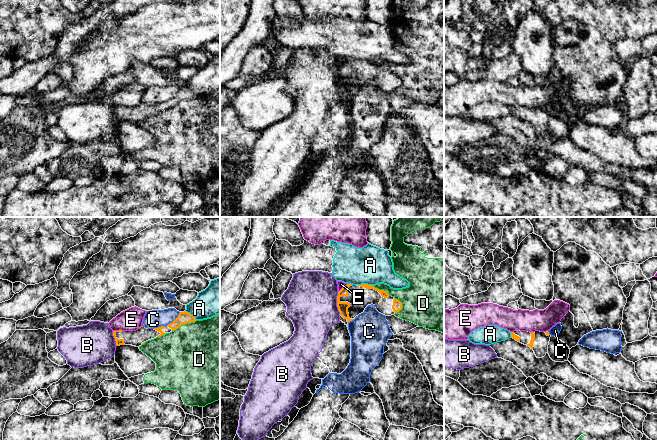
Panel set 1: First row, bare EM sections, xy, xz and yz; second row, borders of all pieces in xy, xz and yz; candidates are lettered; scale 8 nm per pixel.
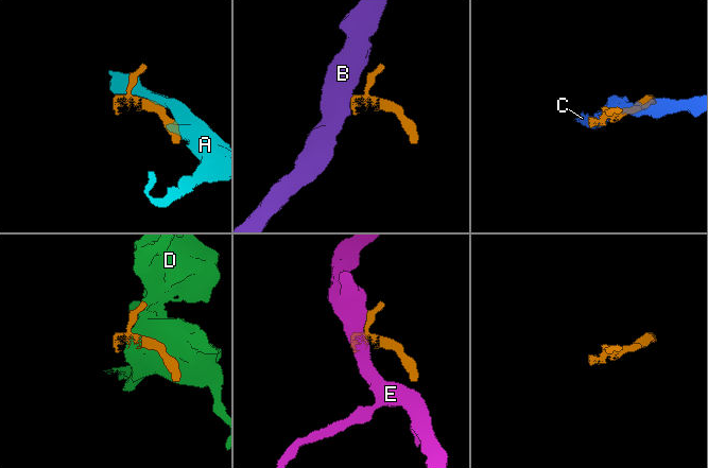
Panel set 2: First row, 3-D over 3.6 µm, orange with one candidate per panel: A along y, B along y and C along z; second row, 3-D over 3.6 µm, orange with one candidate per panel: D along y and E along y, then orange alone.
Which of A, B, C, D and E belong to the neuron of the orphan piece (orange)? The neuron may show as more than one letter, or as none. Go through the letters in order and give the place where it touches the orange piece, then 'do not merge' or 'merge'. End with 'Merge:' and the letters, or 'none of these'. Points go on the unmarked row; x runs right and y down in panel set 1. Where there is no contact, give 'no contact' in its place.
A: meets orange in xz at (365, 60); do not merge
B: meets orange in xz at (337, 79); do not merge
C: meets orange in xy at (174, 96); do not merge
D: meets orange in xy at (184, 99); do not merge
E: meets orange in xz at (342, 64); do not merge
Merge: none of these

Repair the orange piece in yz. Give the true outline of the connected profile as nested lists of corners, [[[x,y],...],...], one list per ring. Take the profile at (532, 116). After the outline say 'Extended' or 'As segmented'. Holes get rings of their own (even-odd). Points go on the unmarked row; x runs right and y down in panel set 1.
[[[516,106],[511,108],[511,114],[516,117],[529,122],[535,129],[537,134],[542,134],[548,128],[548,121],[551,111],[546,108],[528,108]]]. Extended

